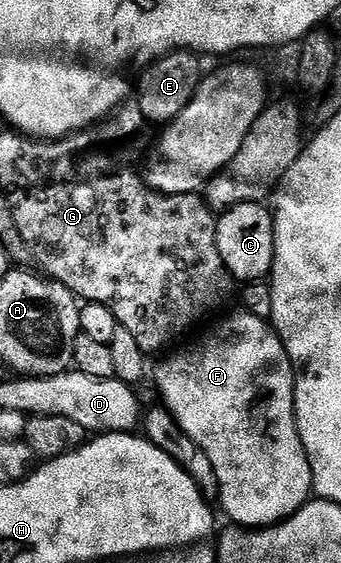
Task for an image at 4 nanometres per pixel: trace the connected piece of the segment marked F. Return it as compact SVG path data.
M242 309L236 311L236 315L229 316L212 335L205 336L200 343L193 344L188 351L177 352L172 359L167 359L160 365L159 395L163 398L160 399L162 406L170 411L171 416L177 421L177 425L181 429L185 429L185 433L189 433L189 437L193 437L193 441L197 441L197 445L201 445L201 449L205 449L205 457L209 457L209 465L213 465L213 473L219 482L218 506L223 506L224 513L235 522L232 524L243 529L262 529L282 523L287 516L300 511L304 503L312 498L313 473L295 420L295 366L291 364L289 353L283 342L280 341L274 326L268 320L253 317Z

